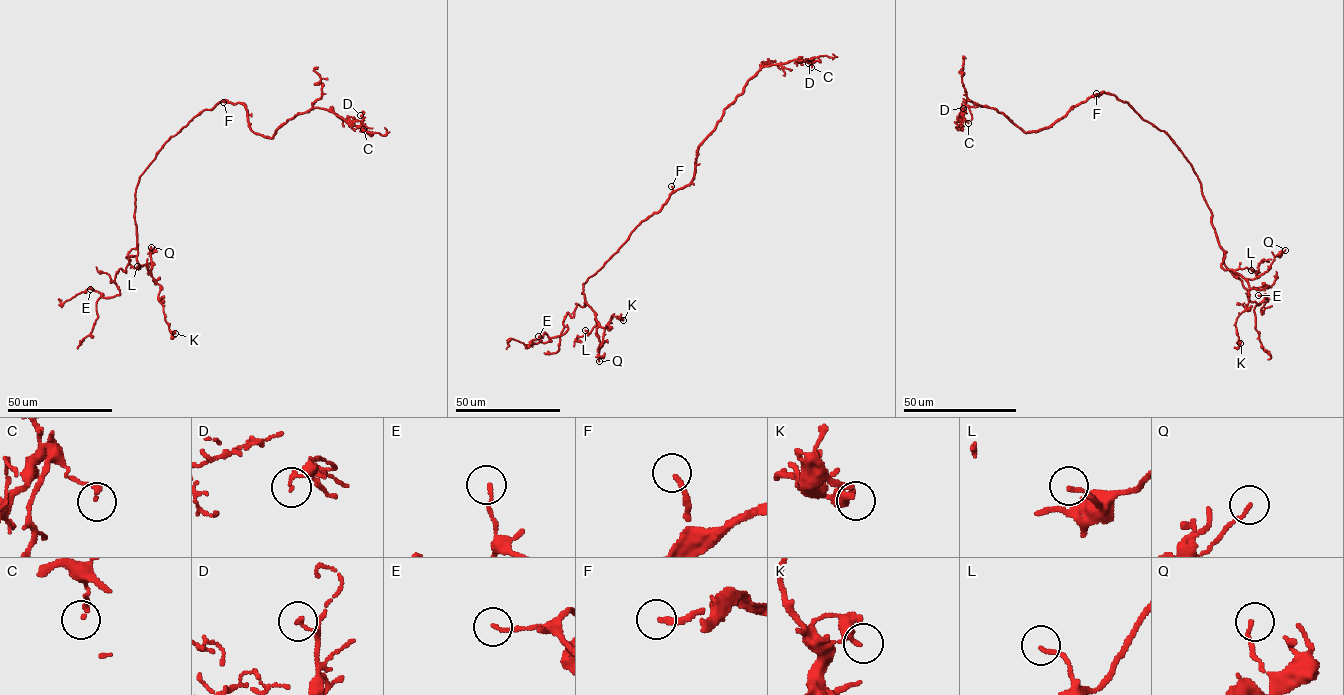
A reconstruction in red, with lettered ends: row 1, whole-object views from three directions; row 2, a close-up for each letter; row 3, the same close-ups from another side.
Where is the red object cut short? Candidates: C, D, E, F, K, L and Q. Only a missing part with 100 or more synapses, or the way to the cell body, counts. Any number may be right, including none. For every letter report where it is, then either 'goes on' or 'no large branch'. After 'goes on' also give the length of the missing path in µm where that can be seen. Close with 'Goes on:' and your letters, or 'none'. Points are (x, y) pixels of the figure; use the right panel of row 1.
C: (968, 123) | no large branch
D: (963, 108) | no large branch
E: (1258, 295) | no large branch
F: (1096, 93) | goes on | 120 µm
K: (1240, 343) | no large branch
L: (1251, 270) | no large branch
Q: (1285, 250) | no large branch
Goes on: F

